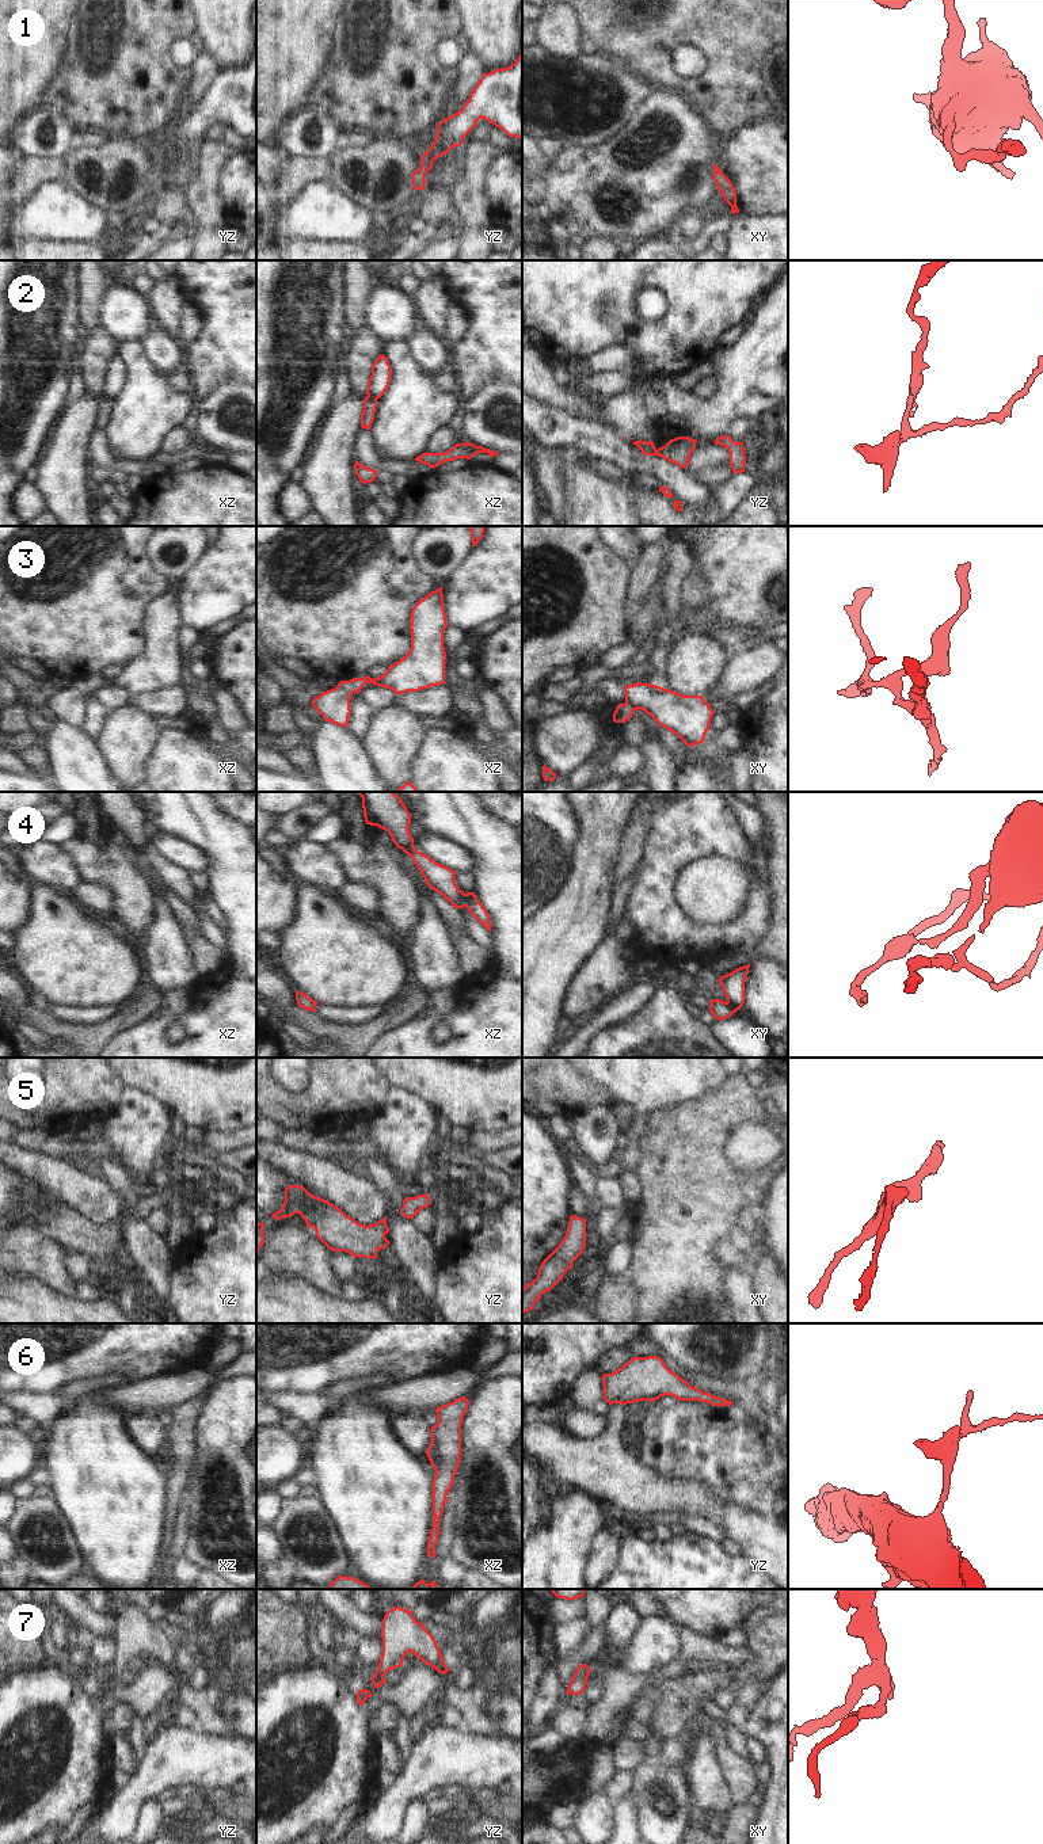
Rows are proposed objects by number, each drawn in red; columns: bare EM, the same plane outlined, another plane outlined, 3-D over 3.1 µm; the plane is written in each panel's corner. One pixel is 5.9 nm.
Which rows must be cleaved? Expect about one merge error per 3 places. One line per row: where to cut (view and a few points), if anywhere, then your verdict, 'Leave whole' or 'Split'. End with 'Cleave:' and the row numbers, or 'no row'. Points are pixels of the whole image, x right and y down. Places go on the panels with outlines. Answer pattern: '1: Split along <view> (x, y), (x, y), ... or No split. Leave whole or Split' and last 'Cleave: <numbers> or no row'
1: No split. Leave whole
2: Split along xz (368, 395), (376, 399). Split
3: Split along xy (625, 703), (632, 712). Split
4: Split along xz (463, 894), (467, 906). Split
5: No split. Leave whole
6: No split. Leave whole
7: No split. Leave whole
Cleave: 2, 3, 4

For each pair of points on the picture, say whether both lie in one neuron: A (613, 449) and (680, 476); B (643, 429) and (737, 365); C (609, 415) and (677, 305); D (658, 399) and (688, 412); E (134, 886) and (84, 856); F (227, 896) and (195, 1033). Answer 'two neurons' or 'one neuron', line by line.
A: one neuron
B: two neurons
C: two neurons
D: two neurons
E: one neuron
F: one neuron

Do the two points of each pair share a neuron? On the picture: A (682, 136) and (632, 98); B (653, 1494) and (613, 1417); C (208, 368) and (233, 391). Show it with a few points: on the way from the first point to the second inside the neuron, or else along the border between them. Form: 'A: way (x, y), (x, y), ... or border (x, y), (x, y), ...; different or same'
A: border (655, 87), (620, 128); different
B: way (634, 1475), (613, 1455), (613, 1436); same
C: border (242, 380), (228, 380), (197, 400); different

